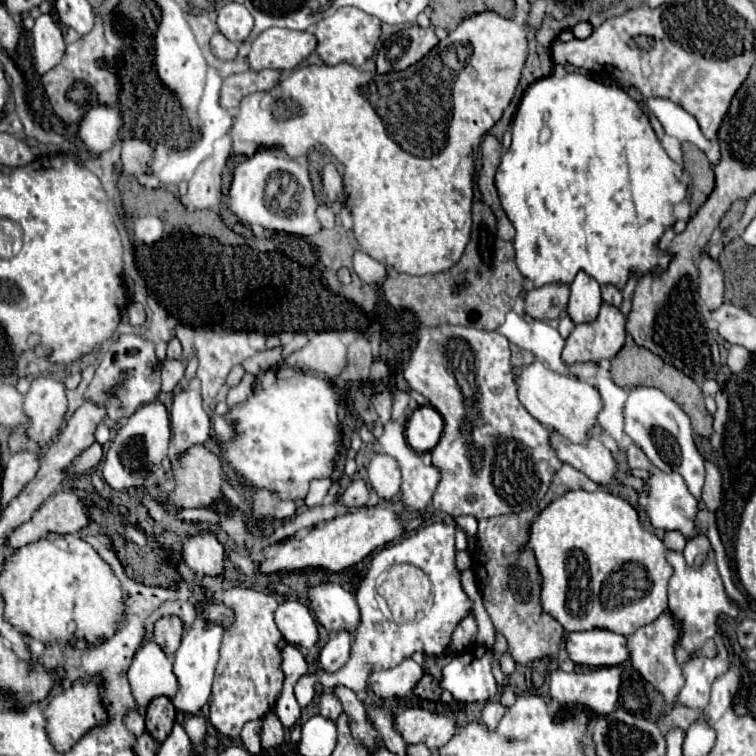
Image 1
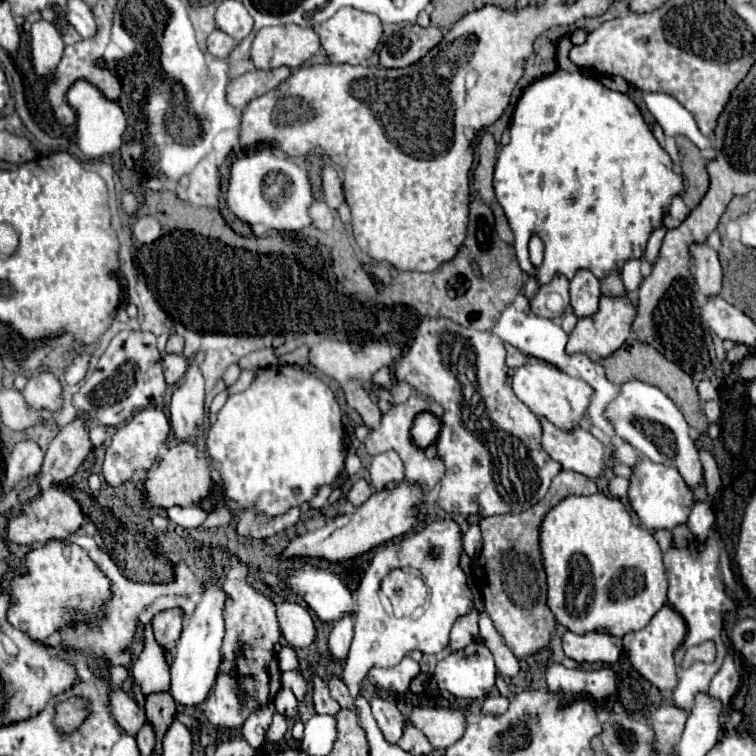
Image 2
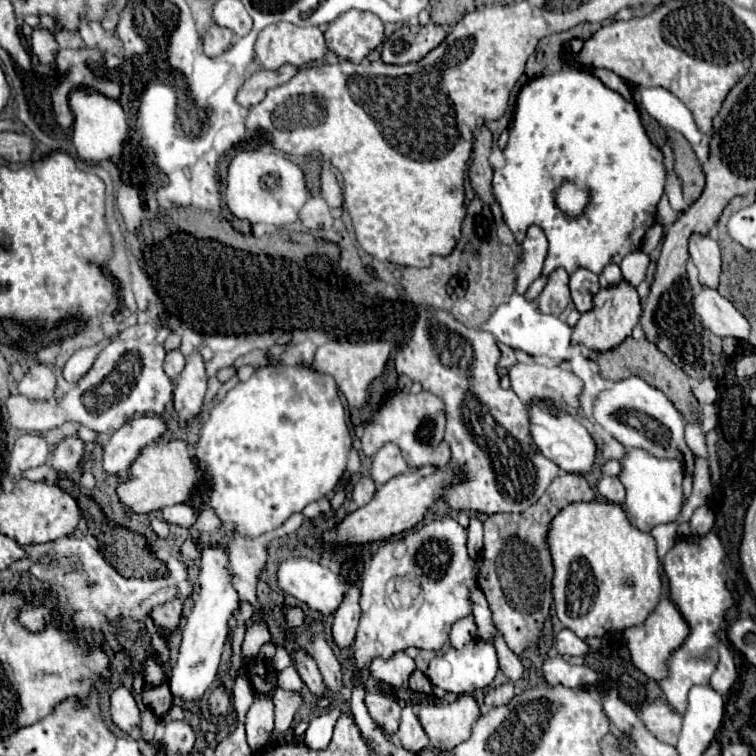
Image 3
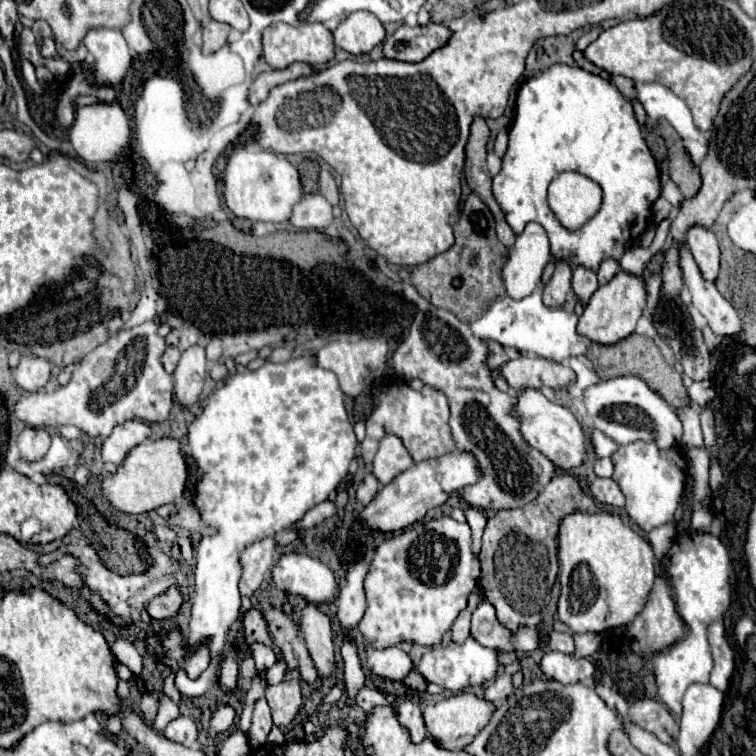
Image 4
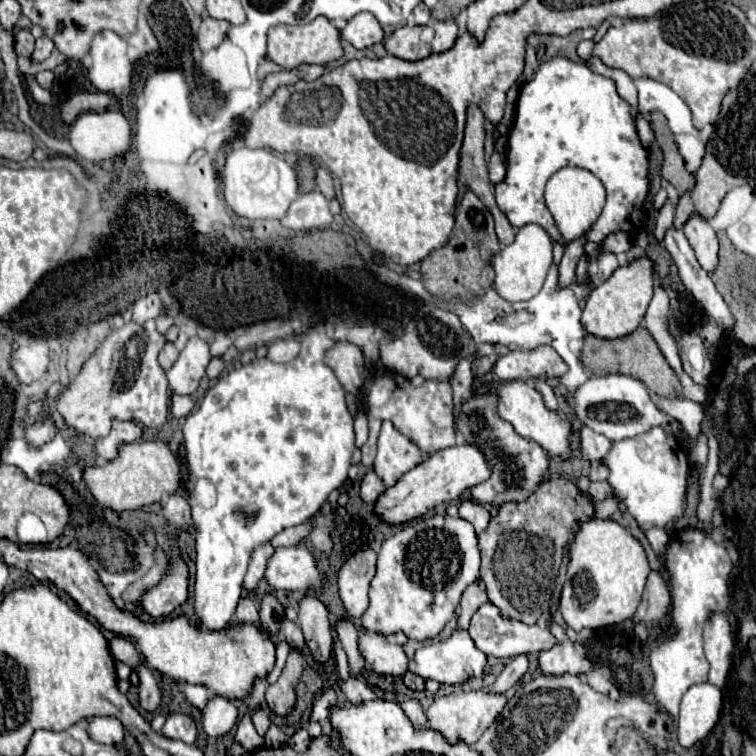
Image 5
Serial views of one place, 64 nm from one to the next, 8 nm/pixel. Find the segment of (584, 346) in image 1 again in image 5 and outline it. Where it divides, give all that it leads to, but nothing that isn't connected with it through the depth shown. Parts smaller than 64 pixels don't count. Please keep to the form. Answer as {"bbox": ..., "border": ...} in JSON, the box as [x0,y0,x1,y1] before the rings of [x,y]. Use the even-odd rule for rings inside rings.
{"bbox":[582,258,654,340],"border":[[[640,258],[632,264],[620,266],[606,282],[602,282],[590,292],[586,308],[582,312],[584,330],[604,340],[614,340],[632,334],[638,328],[640,320],[644,318],[644,312],[652,298],[652,288],[654,288],[652,280],[654,280],[652,262],[648,258]]]}

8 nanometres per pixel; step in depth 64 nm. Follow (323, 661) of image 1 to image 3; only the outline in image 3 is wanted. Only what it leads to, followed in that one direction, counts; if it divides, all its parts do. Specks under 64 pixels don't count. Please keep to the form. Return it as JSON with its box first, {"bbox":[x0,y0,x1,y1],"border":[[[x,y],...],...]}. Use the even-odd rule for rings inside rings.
{"bbox":[332,584,360,650],"border":[[[352,584],[346,592],[346,598],[342,606],[334,614],[334,624],[332,624],[332,640],[340,650],[346,650],[354,642],[358,618],[360,618],[360,606],[358,606],[360,590],[356,584]]]}

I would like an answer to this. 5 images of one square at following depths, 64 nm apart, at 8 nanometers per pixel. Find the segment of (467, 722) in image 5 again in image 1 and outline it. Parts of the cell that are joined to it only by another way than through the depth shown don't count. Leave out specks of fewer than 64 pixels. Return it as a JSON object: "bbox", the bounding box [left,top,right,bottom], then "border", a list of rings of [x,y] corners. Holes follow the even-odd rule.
{"bbox":[394,708,456,750],"border":[[[406,708],[394,714],[394,728],[406,744],[424,742],[430,750],[444,746],[456,734],[456,722],[446,714],[434,714],[422,708]]]}

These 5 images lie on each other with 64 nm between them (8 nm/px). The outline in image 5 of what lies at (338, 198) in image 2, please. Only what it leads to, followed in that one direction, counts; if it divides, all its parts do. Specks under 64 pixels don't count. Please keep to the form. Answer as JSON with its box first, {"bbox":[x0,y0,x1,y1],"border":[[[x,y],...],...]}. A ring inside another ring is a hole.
{"bbox":[316,166,336,200],"border":[[[320,166],[318,172],[316,172],[316,184],[318,184],[318,190],[320,190],[328,200],[332,200],[332,198],[336,196],[336,194],[334,194],[334,180],[332,180],[330,172],[328,172],[324,166]]]}

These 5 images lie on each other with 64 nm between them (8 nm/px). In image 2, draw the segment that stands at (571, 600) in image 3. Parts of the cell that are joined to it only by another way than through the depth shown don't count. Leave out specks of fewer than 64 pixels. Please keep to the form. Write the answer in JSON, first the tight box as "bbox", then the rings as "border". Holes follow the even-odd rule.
{"bbox":[540,494,668,636],"border":[[[592,494],[592,496],[568,496],[564,498],[560,504],[556,504],[542,520],[540,524],[540,554],[542,554],[542,562],[544,562],[544,572],[546,572],[546,580],[548,580],[548,608],[552,610],[552,614],[556,616],[556,620],[570,632],[574,634],[584,634],[584,632],[610,632],[612,636],[626,636],[628,632],[640,630],[648,624],[648,620],[652,620],[652,616],[666,604],[666,590],[668,590],[668,576],[666,576],[666,568],[662,562],[662,550],[656,542],[656,538],[640,528],[638,524],[634,524],[632,520],[632,512],[628,510],[628,506],[620,500],[620,498],[612,498],[608,494]]]}

